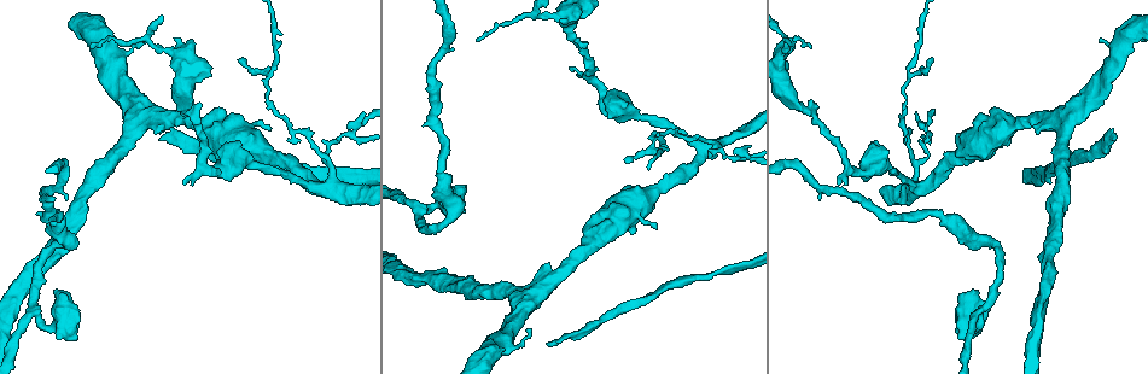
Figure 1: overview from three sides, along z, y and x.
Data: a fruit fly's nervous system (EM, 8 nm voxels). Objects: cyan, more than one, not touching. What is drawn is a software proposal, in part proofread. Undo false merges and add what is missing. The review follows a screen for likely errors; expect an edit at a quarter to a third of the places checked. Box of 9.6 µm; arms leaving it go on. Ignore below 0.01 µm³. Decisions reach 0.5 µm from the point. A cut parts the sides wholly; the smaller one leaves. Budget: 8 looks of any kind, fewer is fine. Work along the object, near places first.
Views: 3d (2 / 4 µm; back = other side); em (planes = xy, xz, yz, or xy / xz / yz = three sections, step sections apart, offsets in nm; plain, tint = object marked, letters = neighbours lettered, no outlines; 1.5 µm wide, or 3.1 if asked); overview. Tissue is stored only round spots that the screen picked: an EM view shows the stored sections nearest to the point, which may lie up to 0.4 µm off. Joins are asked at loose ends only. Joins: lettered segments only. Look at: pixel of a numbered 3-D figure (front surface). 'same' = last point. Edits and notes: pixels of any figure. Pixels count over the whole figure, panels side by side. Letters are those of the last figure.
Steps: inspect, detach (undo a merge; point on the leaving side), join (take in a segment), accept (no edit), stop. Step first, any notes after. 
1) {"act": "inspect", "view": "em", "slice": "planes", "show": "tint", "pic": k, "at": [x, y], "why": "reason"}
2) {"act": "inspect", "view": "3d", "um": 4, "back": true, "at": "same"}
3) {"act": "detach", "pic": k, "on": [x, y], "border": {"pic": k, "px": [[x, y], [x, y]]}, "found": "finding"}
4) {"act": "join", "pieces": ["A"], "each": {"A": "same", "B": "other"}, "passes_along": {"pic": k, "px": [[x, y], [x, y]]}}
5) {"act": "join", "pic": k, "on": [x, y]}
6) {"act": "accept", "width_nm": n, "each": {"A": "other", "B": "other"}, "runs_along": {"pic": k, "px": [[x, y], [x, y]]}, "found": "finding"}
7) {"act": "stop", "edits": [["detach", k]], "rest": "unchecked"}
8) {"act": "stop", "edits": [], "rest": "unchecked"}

{"act": "inspect", "view": "3d", "um": 2, "pic": 1, "at": [153, 131], "why": "an open end"}

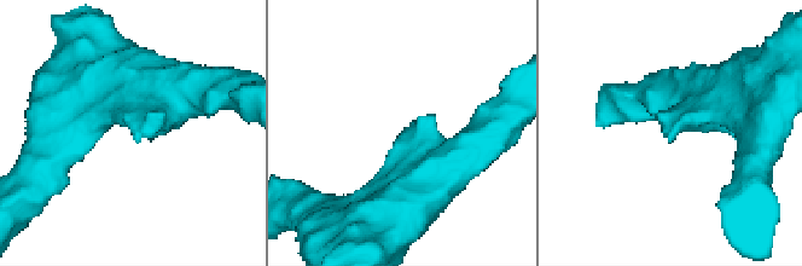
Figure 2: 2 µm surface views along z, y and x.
{"act": "inspect", "view": "em", "slice": "planes", "show": "plain", "pic": 2, "at": [137, 139]}

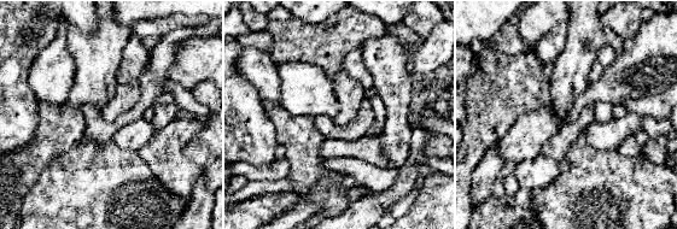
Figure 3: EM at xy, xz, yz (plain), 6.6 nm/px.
{"act": "inspect", "view": "em", "slice": "planes", "show": "letters", "at": "same"}

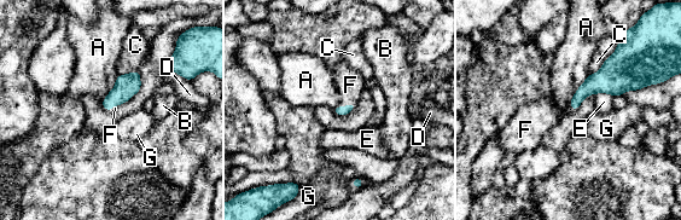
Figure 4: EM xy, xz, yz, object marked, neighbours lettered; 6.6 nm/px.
{"act": "join", "pieces": ["F"], "longest_contact_nm": ["A", 220], "each": {"A": "other", "B": "other", "C": "other", "D": "other", "E": "other", "F": "same", "G": "other"}, "passes_along": {"pic": 4, "px": [[338, 110], [348, 104], [350, 85]]}, "found": "it goes on there"}

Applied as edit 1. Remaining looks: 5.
{"act": "inspect", "view": "overview", "why": "see it whole again"}

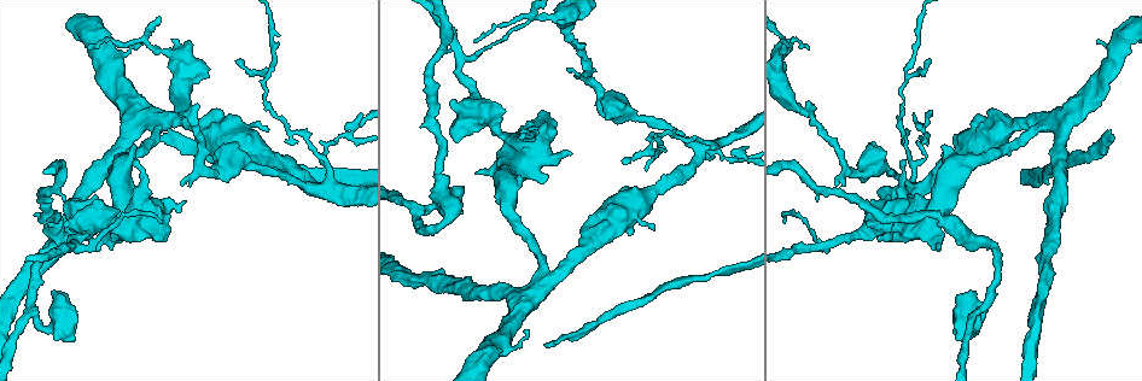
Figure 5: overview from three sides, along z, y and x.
{"act": "inspect", "view": "3d", "um": 2, "pic": 5, "at": [982, 242], "why": "abrupt turn"}

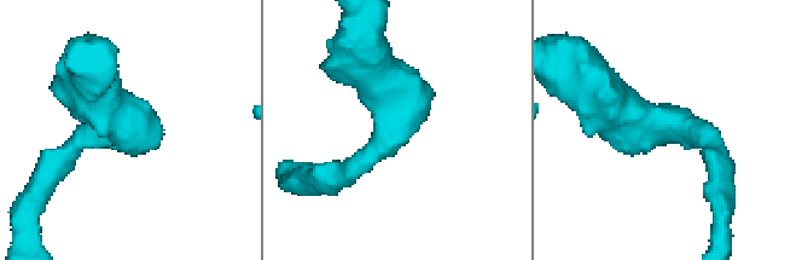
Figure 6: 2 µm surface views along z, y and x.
{"act": "inspect", "view": "em", "slice": "planes", "show": "plain", "pic": 6, "at": [668, 121], "arm_widths_nm": [190, 380]}

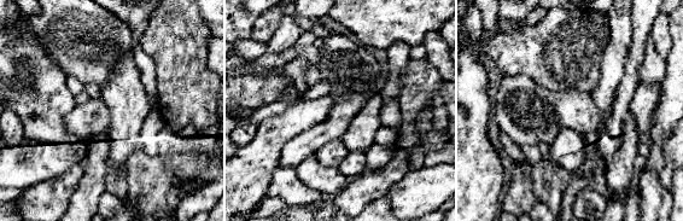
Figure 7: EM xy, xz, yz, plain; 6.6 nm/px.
{"act": "inspect", "view": "em", "slice": "planes", "show": "letters", "at": "same", "why": "what lies round it"}

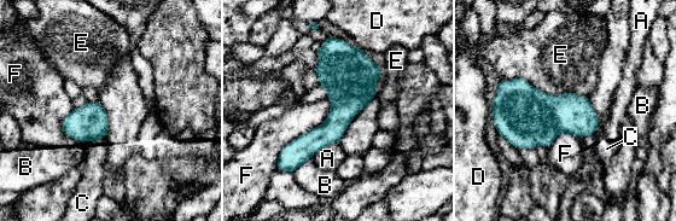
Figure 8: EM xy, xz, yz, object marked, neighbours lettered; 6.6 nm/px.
{"act": "accept", "each": {"A": "other", "B": "other", "C": "other", "D": "other", "E": "other", "F": "other"}, "border": {"pic": 8, "px": [[328, 98], [277, 168]]}, "found": "one cell here"}

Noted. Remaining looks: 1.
{"act": "stop", "edits": [["join", 4]], "rest": "unchecked"}

